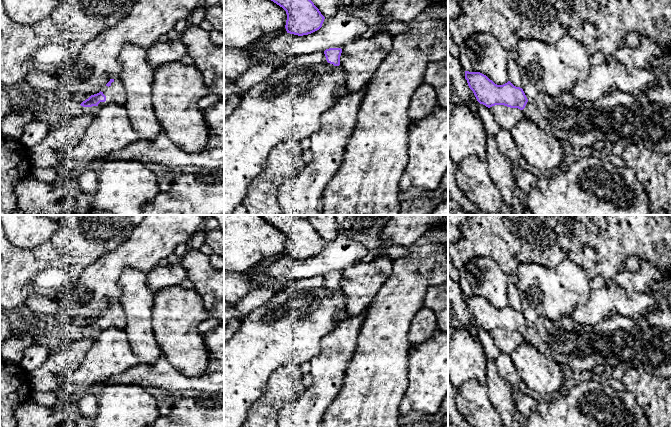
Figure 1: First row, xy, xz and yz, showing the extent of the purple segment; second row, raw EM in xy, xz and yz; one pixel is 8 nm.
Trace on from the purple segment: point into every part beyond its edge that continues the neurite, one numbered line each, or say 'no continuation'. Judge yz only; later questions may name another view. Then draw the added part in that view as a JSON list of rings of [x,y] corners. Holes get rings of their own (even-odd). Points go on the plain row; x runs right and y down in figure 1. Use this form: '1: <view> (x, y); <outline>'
1: yz (646, 342); [[[652,311],[637,319],[617,313],[595,326],[581,326],[571,315],[558,320],[539,318],[529,323],[523,338],[548,359],[552,359],[575,375],[590,375],[596,365],[622,366],[625,370],[642,368],[664,378],[672,377],[672,312]]]

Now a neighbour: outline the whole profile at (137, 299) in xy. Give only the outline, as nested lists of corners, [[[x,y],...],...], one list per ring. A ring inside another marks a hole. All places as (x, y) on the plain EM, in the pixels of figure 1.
[[[126,267],[119,278],[120,299],[127,324],[124,328],[128,342],[140,364],[152,367],[162,358],[152,327],[155,292],[147,285],[148,274]]]

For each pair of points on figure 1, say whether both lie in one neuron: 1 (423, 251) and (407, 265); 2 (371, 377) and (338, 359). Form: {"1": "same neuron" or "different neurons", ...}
{"1": "same neuron", "2": "different neurons"}

